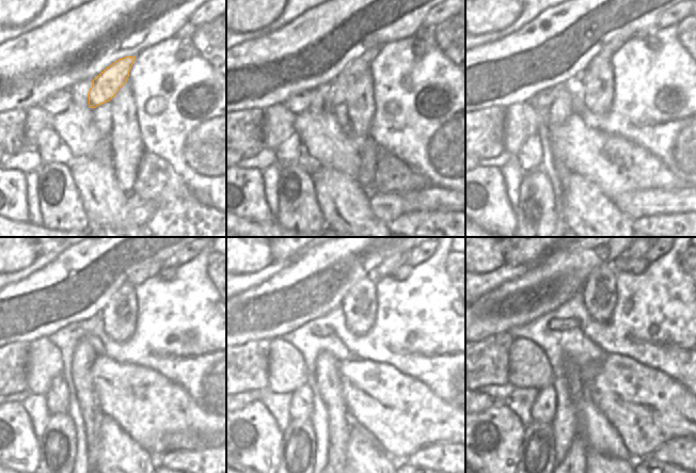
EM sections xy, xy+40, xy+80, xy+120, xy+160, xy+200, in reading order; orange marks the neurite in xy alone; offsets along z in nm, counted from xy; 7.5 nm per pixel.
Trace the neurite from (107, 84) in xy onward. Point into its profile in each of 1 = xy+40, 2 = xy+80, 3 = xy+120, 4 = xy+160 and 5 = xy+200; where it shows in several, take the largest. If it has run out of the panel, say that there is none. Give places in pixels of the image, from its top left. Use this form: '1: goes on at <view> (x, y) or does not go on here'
1: goes on at xy+40 (339, 87)
2: goes on at xy+80 (608, 50)
3: goes on at xy+120 (151, 270)
4: goes on at xy+160 (386, 267)
5: goes on at xy+200 (634, 258)

